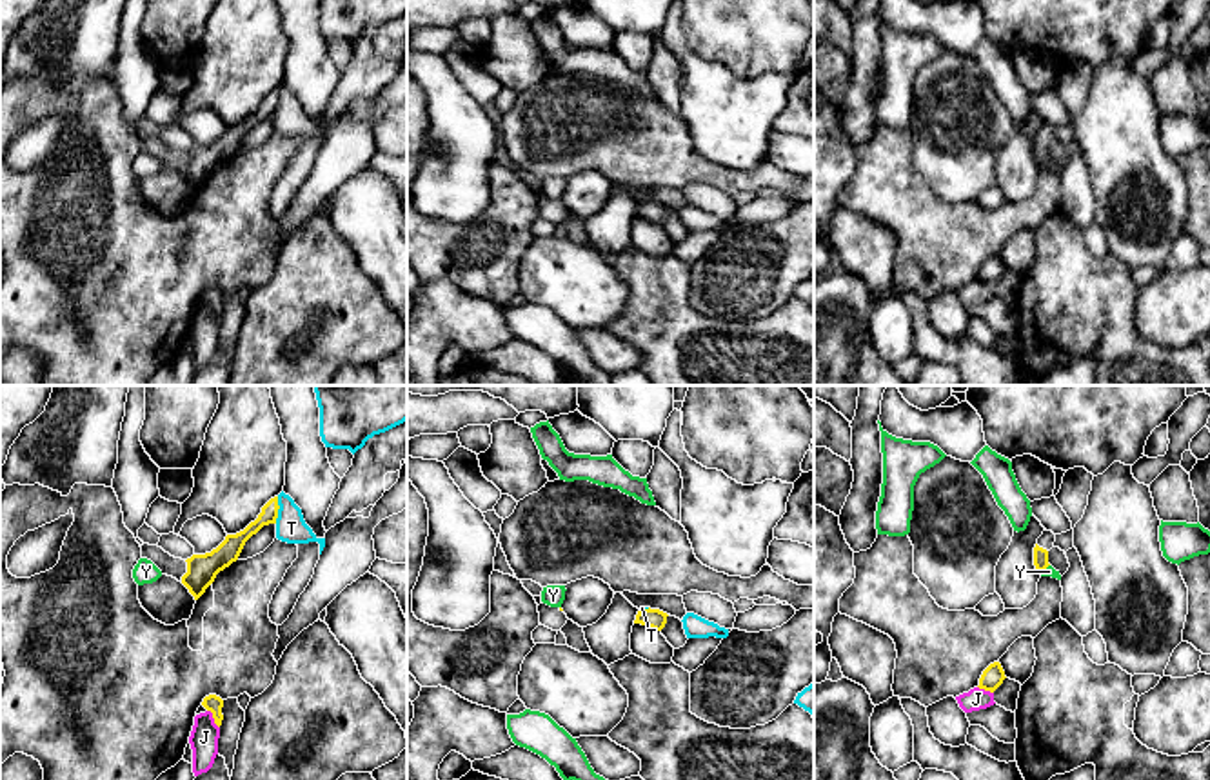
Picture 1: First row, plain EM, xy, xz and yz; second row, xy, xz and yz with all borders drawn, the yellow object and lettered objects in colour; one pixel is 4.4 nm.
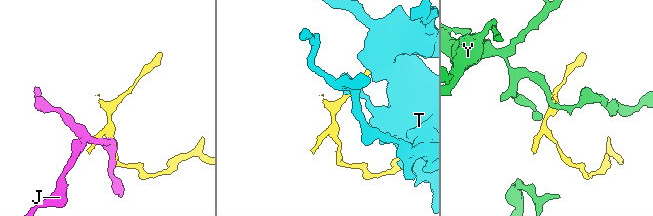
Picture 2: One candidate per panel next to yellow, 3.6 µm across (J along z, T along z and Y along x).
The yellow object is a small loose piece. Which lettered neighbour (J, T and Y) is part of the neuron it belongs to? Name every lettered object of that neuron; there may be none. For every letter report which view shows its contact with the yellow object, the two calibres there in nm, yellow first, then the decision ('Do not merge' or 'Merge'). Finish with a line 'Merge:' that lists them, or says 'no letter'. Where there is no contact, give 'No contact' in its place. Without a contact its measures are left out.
J: Touches yellow in xy. Thickness 70 nm (yellow) against 130 nm. Do not merge
T: Touches yellow in xy. Thickness 80 nm (yellow) against 140 nm. Do not merge
Y: Touches yellow in yz. Thickness 60 nm (yellow) against 50 nm. Do not merge
Merge: no letter

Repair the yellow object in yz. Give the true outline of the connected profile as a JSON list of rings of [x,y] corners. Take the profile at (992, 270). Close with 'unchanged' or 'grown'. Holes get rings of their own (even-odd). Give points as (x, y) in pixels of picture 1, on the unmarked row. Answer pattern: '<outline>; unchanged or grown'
[[[994,255],[983,264],[977,280],[994,285],[1003,276],[1005,271],[1007,269],[1001,256]]]; unchanged

